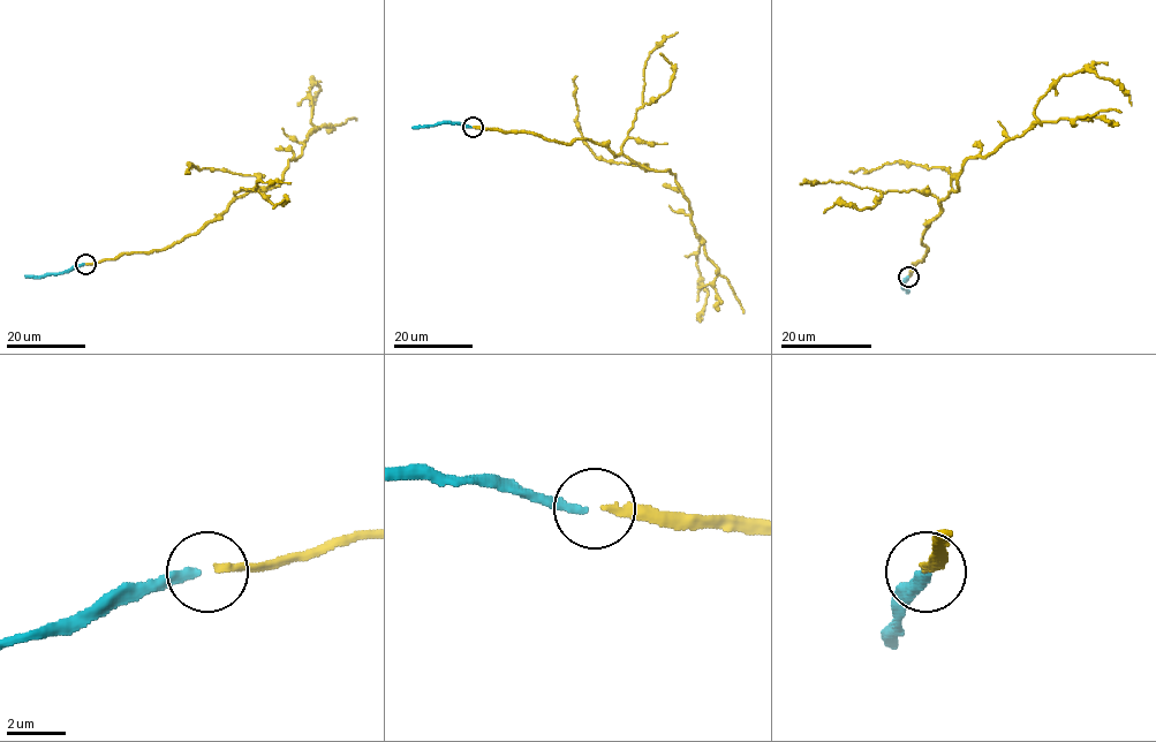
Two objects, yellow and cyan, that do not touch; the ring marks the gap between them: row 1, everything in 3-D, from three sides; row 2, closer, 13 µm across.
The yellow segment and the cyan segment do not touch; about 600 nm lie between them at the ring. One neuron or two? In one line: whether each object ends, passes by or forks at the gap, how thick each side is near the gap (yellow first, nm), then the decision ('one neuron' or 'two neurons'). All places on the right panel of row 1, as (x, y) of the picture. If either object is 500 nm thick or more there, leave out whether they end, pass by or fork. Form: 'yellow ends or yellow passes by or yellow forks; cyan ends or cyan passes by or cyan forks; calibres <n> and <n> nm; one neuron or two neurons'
yellow ends; cyan ends; calibres 240 and 320 nm; one neuron

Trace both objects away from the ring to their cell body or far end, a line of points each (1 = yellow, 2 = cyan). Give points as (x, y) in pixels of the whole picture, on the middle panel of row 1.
1: (473, 127), (569, 144), (590, 139), (669, 169), (702, 240), (701, 322)
2: (471, 127), (459, 123), (412, 127)

